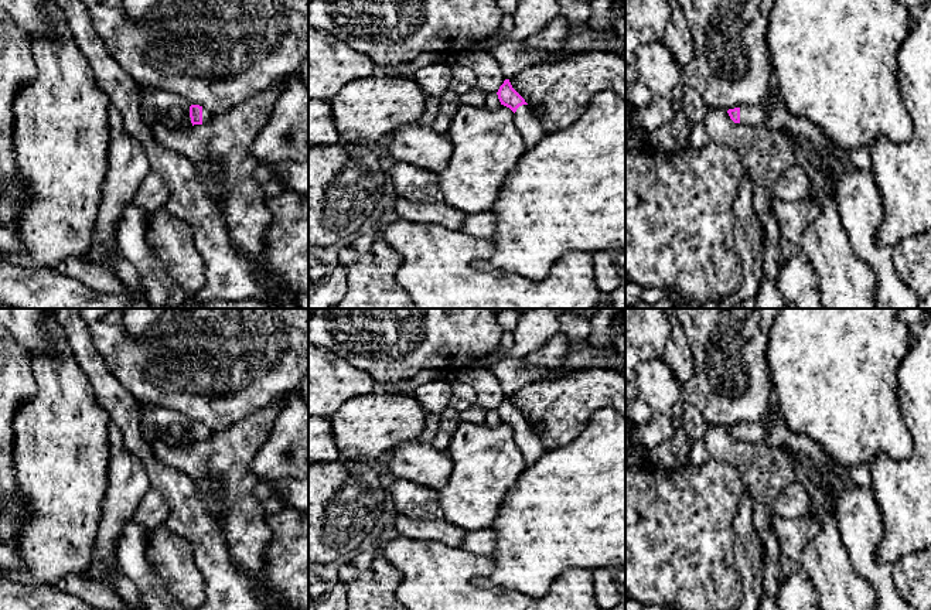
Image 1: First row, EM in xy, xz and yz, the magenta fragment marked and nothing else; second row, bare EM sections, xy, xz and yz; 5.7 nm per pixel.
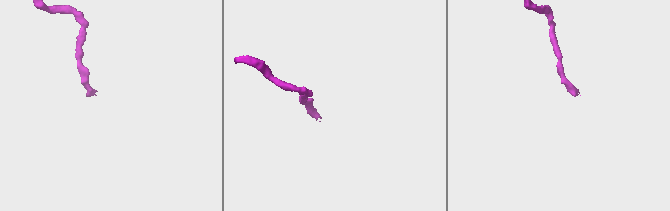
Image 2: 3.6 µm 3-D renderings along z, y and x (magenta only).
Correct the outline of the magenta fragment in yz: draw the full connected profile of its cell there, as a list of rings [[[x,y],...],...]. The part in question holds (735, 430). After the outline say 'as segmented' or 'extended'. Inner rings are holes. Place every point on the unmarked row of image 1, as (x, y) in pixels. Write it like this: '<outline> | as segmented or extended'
[[[763,420],[751,425],[734,425],[727,427],[734,440],[751,442],[756,444],[765,443],[767,427]]] | extended

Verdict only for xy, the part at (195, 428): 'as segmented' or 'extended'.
extended

